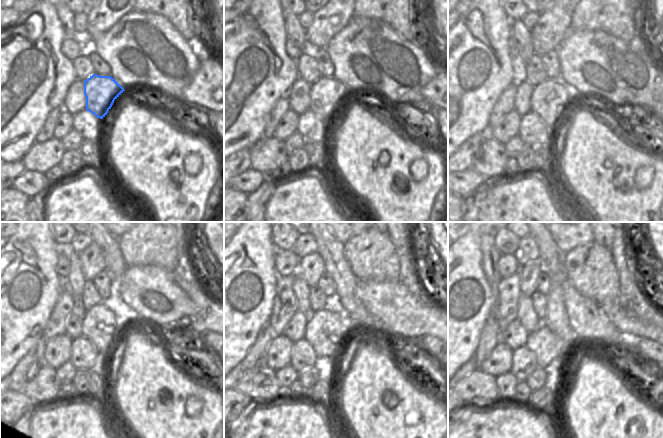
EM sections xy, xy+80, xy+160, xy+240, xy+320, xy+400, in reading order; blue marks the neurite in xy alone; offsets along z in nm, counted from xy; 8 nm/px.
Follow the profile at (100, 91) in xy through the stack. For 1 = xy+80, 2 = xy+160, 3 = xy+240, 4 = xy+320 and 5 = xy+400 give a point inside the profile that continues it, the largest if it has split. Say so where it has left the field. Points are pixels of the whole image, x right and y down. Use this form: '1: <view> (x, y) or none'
1: xy+80 (326, 95)
2: xy+160 (548, 101)
3: xy+240 (99, 326)
4: xy+320 (324, 332)
5: xy+400 (546, 346)

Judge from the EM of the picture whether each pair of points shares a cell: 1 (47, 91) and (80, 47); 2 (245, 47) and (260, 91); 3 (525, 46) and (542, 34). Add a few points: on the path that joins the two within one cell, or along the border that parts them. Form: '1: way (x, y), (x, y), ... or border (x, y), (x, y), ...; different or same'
1: border (66, 36), (62, 43), (62, 52), (71, 60); different
2: way (247, 58), (247, 75), (252, 80); same
3: border (529, 30), (534, 53); different

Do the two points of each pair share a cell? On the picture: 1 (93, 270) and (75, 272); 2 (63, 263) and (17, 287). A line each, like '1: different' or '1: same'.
1: different
2: different

